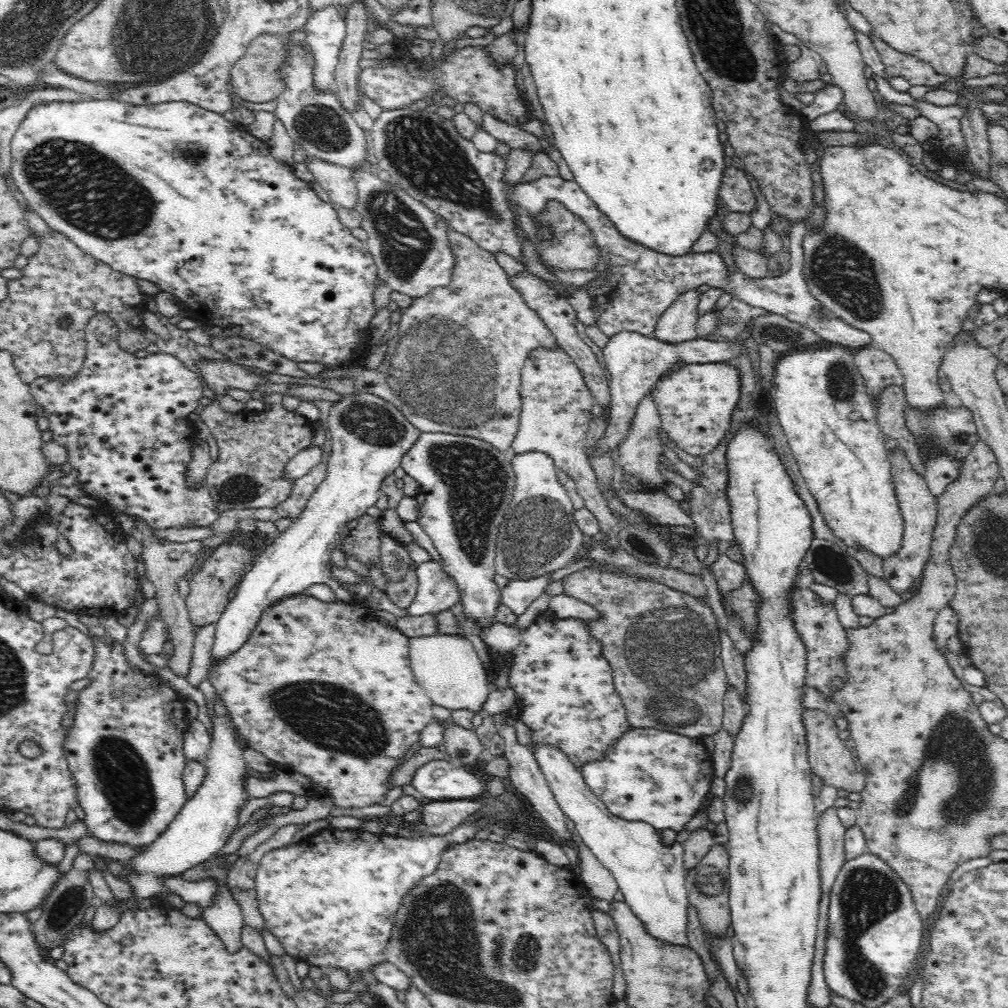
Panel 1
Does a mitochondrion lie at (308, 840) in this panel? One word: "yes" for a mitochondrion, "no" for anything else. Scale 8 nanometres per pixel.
no

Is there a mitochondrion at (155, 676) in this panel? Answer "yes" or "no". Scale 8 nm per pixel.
no

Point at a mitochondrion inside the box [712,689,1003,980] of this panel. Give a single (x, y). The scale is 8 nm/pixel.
(959, 746)

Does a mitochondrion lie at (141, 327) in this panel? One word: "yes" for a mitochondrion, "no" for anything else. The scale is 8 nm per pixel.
no

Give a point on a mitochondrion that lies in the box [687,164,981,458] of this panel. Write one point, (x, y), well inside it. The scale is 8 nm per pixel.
(843, 272)

